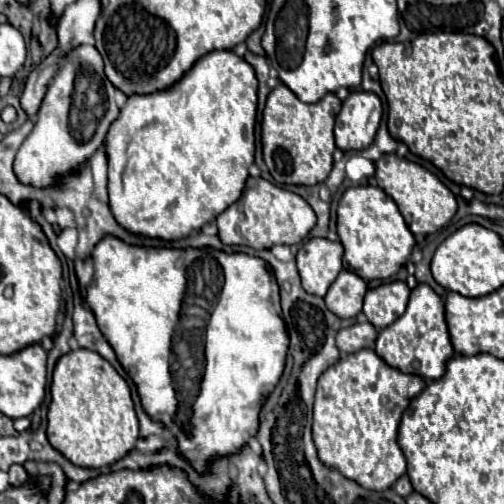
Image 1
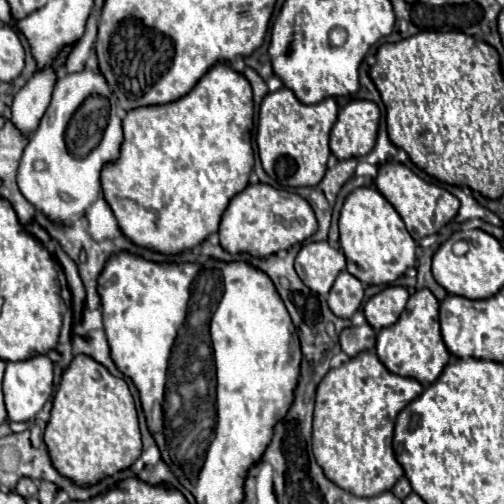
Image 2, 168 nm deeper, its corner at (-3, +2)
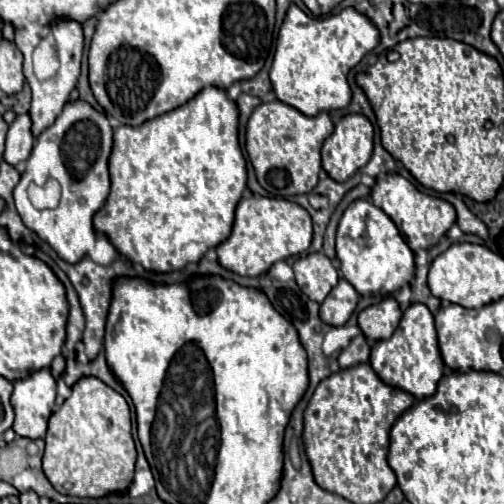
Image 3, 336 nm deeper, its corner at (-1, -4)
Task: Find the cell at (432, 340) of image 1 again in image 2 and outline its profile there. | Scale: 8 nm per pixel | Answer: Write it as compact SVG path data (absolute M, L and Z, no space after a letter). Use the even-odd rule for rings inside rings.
M428 288L414 292L410 296L404 312L400 314L398 322L388 328L382 328L378 332L376 354L390 372L394 372L398 376L406 376L406 378L416 378L422 386L430 386L432 382L436 382L440 378L444 366L450 360L450 352L448 352L448 348L442 340L442 332L440 332L438 300Z

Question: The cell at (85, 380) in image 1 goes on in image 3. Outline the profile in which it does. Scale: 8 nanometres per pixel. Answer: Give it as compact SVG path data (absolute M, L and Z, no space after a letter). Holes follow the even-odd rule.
M82 378L72 386L70 398L56 410L48 424L42 468L50 484L68 496L104 498L126 492L136 464L136 448L130 434L128 402L98 378Z

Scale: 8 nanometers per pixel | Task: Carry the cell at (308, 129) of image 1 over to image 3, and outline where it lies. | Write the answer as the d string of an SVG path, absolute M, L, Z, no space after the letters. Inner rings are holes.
M280 100L256 106L246 124L246 152L254 166L258 184L276 198L312 192L318 184L320 148L332 130L334 124L326 112L320 112L318 116L304 116Z

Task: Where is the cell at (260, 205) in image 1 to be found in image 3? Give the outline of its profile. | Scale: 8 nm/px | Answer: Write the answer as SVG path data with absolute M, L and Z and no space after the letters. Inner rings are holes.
M252 196L240 200L236 208L232 234L216 248L218 264L240 276L260 276L266 274L274 262L286 260L288 256L296 256L308 250L310 242L312 242L312 220L302 206L284 198Z

